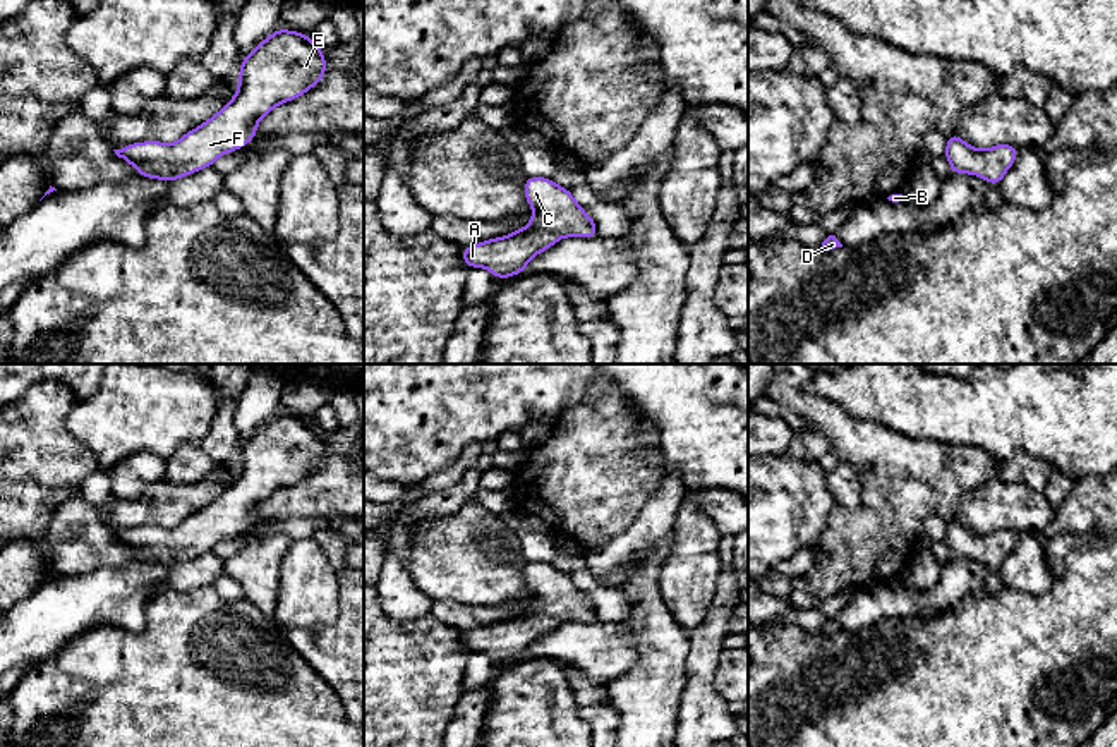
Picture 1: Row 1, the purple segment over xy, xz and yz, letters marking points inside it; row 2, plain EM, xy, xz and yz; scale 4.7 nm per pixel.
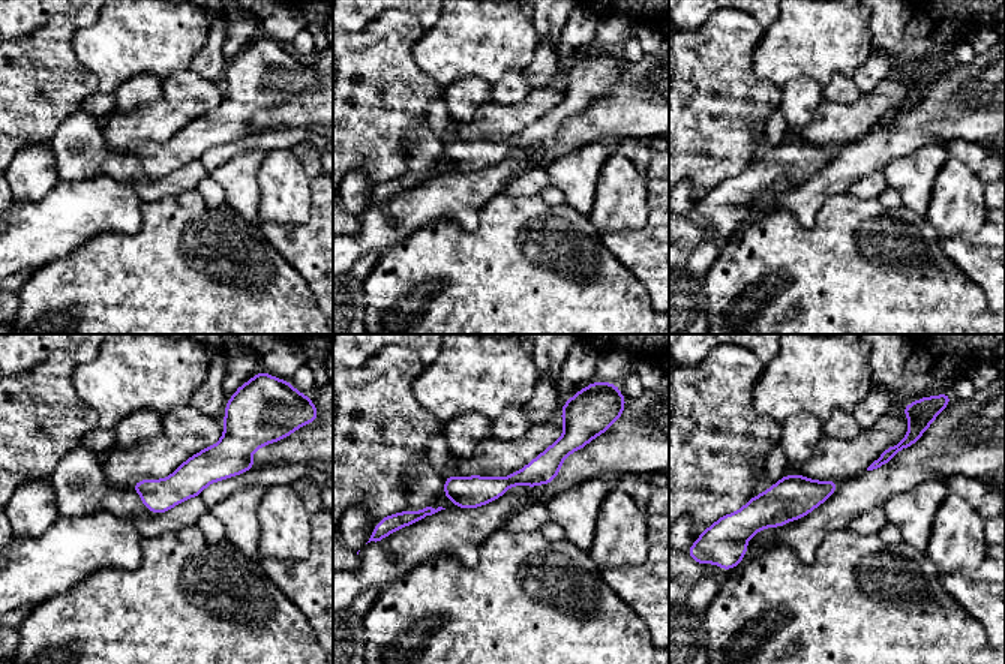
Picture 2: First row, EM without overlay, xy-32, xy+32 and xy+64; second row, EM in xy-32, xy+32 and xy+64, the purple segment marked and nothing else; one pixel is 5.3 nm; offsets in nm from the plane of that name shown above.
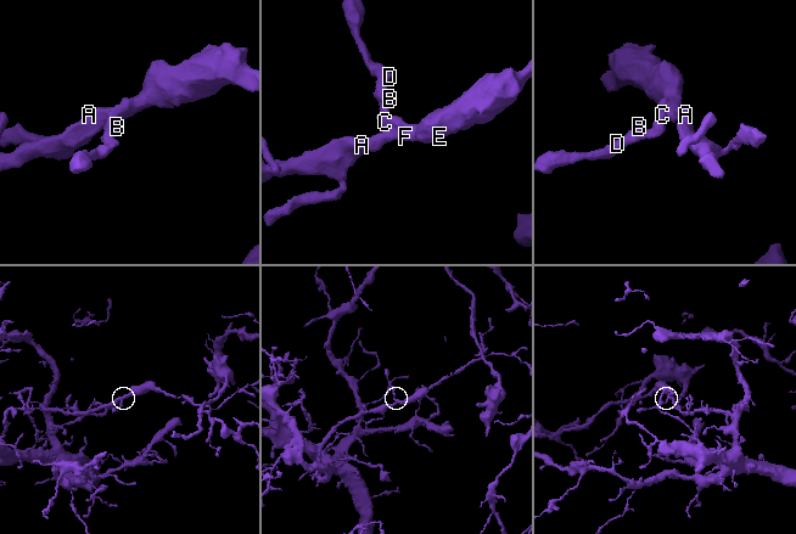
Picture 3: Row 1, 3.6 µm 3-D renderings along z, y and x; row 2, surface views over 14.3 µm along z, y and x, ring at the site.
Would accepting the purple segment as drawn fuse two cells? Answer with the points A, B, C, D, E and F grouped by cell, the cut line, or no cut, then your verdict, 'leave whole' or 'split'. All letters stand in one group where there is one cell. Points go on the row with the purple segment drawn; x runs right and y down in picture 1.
A B C D E F | no cut | leave whole

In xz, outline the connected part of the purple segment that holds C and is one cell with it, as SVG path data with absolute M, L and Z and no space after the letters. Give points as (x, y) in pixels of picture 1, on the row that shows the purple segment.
M527 177L527 203L534 208L530 223L510 235L496 237L462 249L470 268L487 268L498 280L518 275L539 252L561 237L597 237L599 230L573 194L544 177Z

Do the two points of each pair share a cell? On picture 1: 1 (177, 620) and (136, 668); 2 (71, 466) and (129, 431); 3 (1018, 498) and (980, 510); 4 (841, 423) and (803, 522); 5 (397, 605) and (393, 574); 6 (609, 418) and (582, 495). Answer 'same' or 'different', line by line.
1: same
2: different
3: same
4: different
5: same
6: same

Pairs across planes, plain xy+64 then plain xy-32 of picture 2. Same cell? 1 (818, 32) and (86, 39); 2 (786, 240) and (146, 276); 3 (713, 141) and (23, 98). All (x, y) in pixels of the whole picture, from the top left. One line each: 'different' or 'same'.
1: same
2: same
3: same

